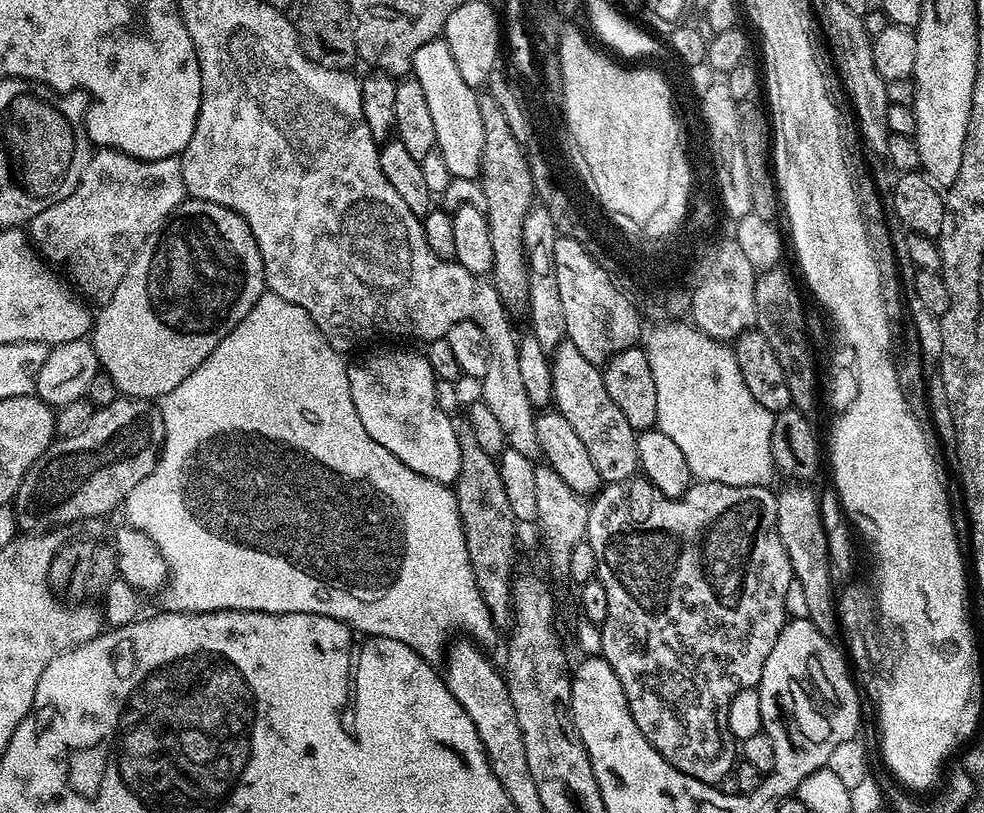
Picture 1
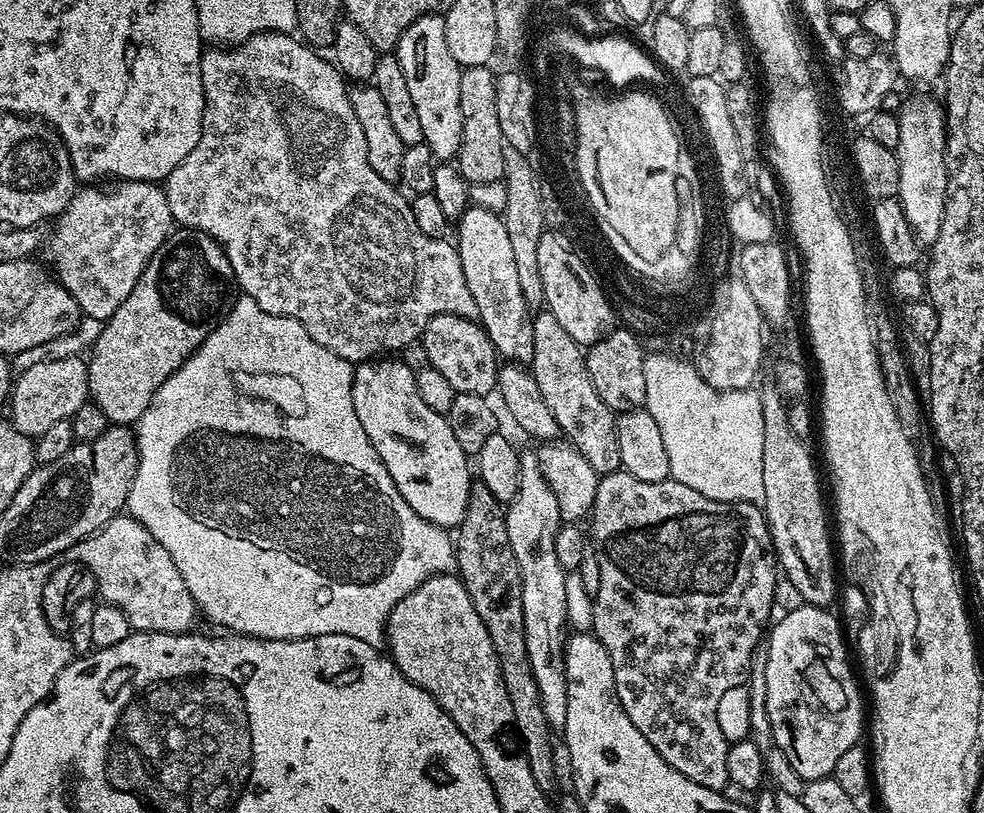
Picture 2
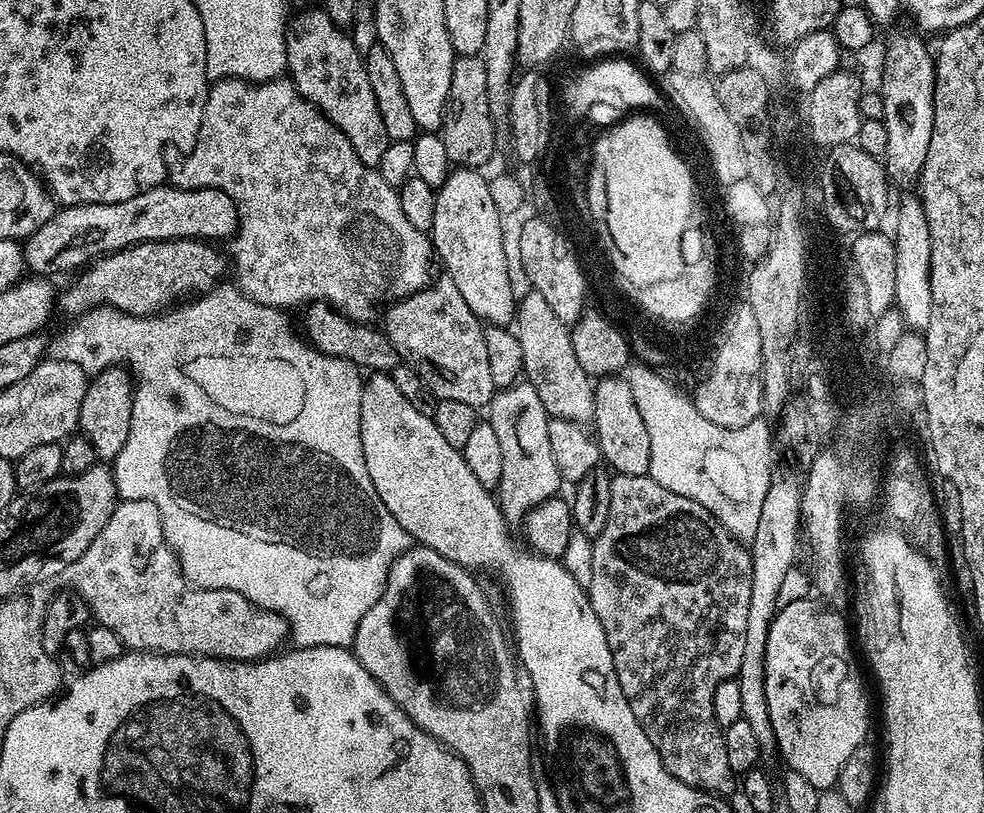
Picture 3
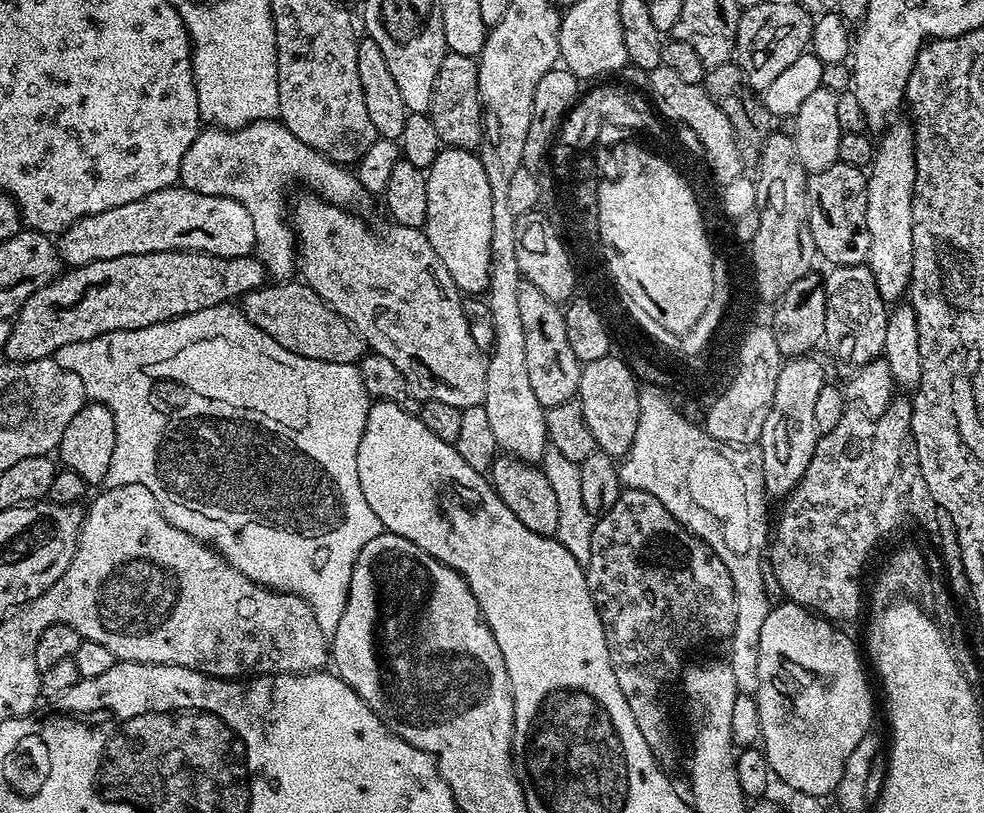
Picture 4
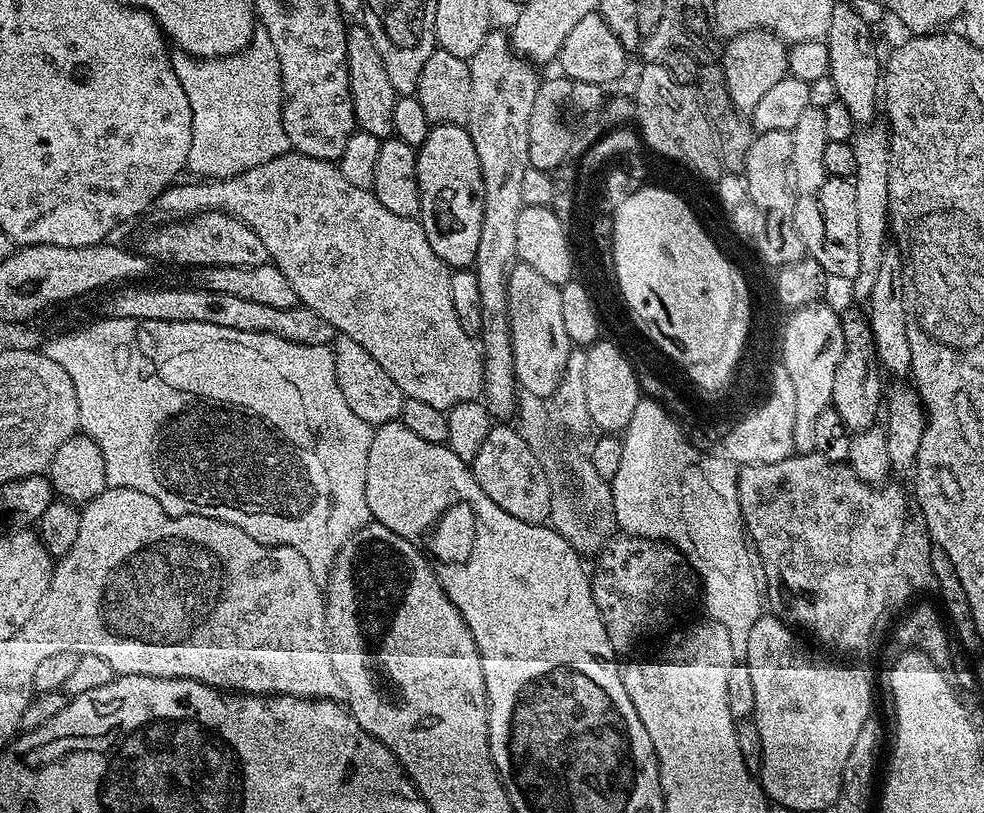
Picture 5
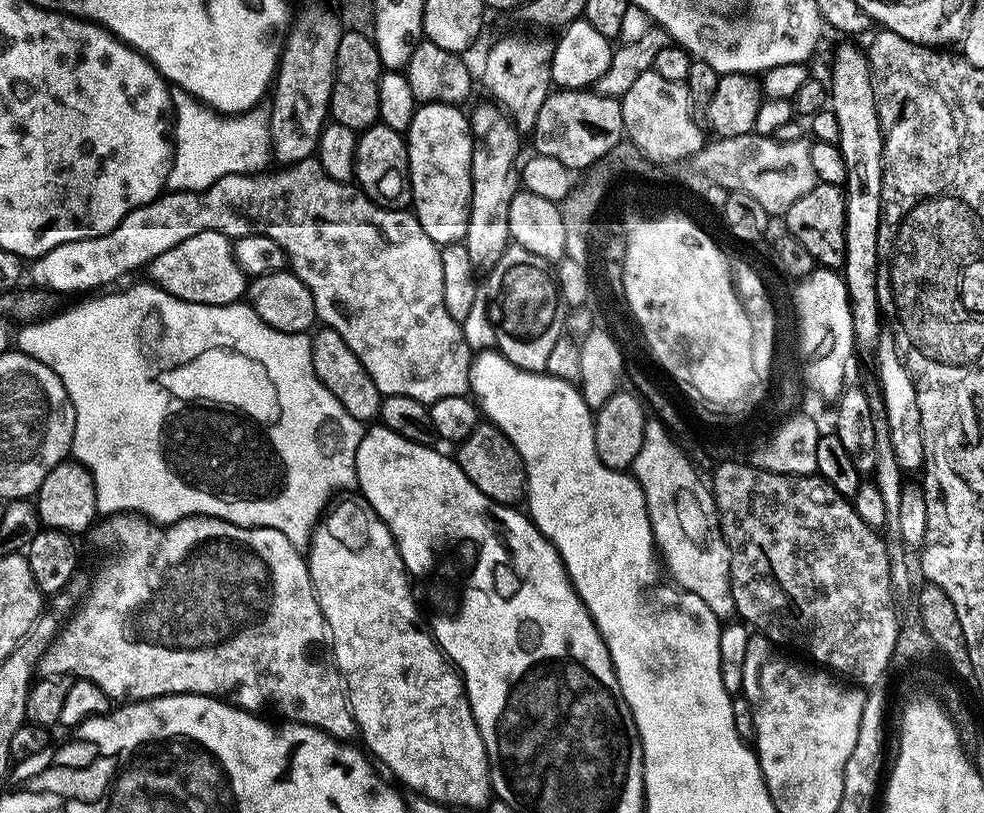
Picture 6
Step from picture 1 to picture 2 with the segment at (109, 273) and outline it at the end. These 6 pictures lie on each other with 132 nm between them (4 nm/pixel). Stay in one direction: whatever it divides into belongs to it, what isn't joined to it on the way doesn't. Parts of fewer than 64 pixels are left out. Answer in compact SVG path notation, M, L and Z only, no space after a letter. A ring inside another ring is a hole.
M122 180L113 185L113 188L81 187L72 195L67 208L55 217L51 225L52 233L49 236L47 233L46 236L46 248L52 251L50 268L56 279L72 295L74 302L78 302L81 313L87 319L101 322L110 319L114 310L118 310L126 298L130 298L130 290L134 290L142 270L146 270L150 258L174 232L170 206L159 183L150 180Z

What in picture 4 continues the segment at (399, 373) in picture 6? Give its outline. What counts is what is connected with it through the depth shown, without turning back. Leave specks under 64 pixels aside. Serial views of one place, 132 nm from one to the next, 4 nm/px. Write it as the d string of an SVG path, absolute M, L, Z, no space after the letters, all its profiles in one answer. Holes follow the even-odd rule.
M319 198L308 199L312 200L298 201L296 209L290 212L290 223L299 244L298 272L304 275L301 276L303 283L314 289L331 308L338 310L338 314L358 330L375 355L390 358L390 362L402 370L417 401L446 402L461 410L483 404L488 361L485 353L474 346L474 338L470 338L461 290L454 286L450 270L442 266L442 258L434 254L428 235L419 228L394 223L375 232L347 207Z

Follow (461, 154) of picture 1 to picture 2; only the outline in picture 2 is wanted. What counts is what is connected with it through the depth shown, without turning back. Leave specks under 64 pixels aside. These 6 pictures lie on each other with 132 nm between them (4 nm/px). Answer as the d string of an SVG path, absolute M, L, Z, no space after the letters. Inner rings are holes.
M433 14L415 20L400 35L394 54L398 58L398 66L402 66L406 87L409 88L414 106L418 110L424 143L430 146L433 157L437 161L451 161L459 153L462 142L462 126L464 125L460 101L462 69L458 62L454 62L450 49L446 47L443 15Z

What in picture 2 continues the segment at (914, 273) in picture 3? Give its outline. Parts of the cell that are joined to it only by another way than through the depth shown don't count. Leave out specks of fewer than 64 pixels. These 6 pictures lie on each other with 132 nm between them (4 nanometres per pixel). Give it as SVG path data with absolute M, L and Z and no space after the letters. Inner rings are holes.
M928 96L910 99L899 113L902 138L898 138L895 148L898 158L898 199L910 222L912 232L921 245L931 246L938 238L948 197L948 125L946 108L943 103Z

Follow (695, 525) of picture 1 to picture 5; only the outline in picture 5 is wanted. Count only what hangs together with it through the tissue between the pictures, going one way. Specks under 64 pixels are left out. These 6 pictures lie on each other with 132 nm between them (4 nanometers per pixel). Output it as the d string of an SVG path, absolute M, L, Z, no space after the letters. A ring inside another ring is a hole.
M619 534L613 540L604 540L595 557L596 573L591 573L594 606L602 618L606 638L618 654L635 640L660 632L676 616L676 611L698 592L685 559L677 549L664 542L653 542L638 536Z

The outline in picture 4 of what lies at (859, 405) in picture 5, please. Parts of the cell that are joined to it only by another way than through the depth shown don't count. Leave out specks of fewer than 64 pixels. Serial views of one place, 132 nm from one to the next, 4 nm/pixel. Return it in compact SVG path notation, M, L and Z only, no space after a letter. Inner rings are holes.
M867 263L854 266L841 264L829 267L823 277L825 288L825 333L827 339L836 343L836 356L853 366L875 360L884 351L886 342L886 322L889 305L878 294L878 282L874 280Z

